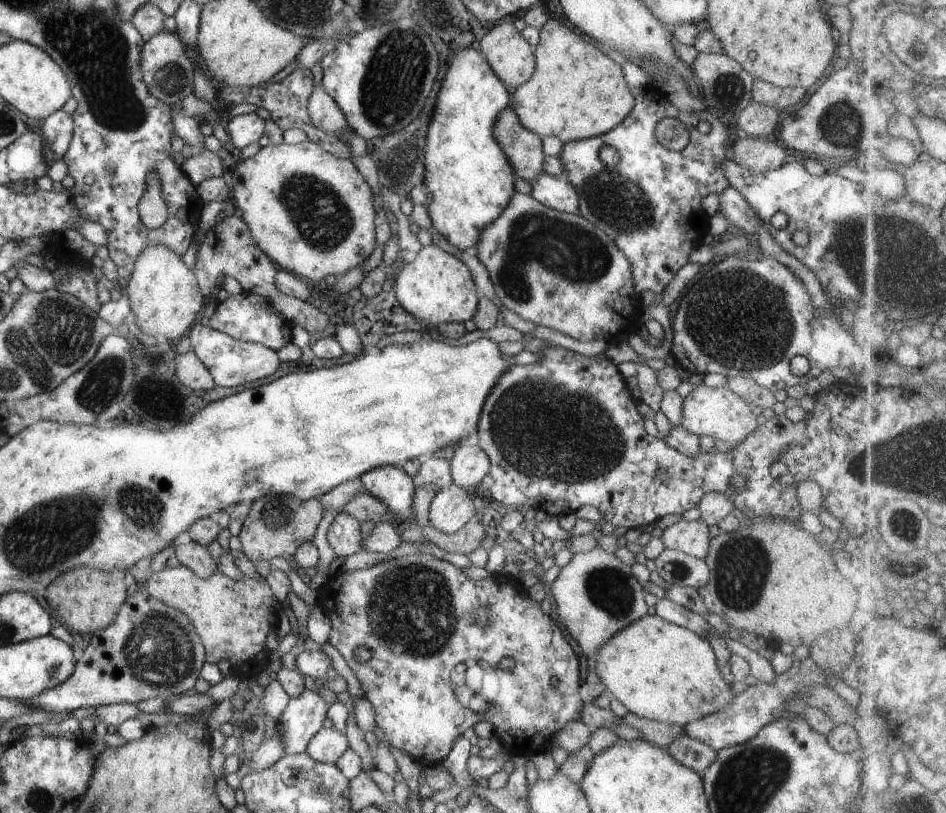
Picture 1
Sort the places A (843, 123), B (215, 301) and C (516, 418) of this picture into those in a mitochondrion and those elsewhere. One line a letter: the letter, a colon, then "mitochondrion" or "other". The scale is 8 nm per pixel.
A: mitochondrion
B: other
C: mitochondrion

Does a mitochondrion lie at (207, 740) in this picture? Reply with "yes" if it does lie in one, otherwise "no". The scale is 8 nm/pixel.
no

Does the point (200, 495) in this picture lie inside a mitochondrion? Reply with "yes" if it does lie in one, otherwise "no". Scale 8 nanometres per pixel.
no

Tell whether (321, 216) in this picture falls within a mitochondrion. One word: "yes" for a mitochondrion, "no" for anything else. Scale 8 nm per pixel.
yes

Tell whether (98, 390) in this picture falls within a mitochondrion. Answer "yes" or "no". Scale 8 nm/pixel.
yes

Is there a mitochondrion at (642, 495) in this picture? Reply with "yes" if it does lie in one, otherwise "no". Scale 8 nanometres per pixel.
no

